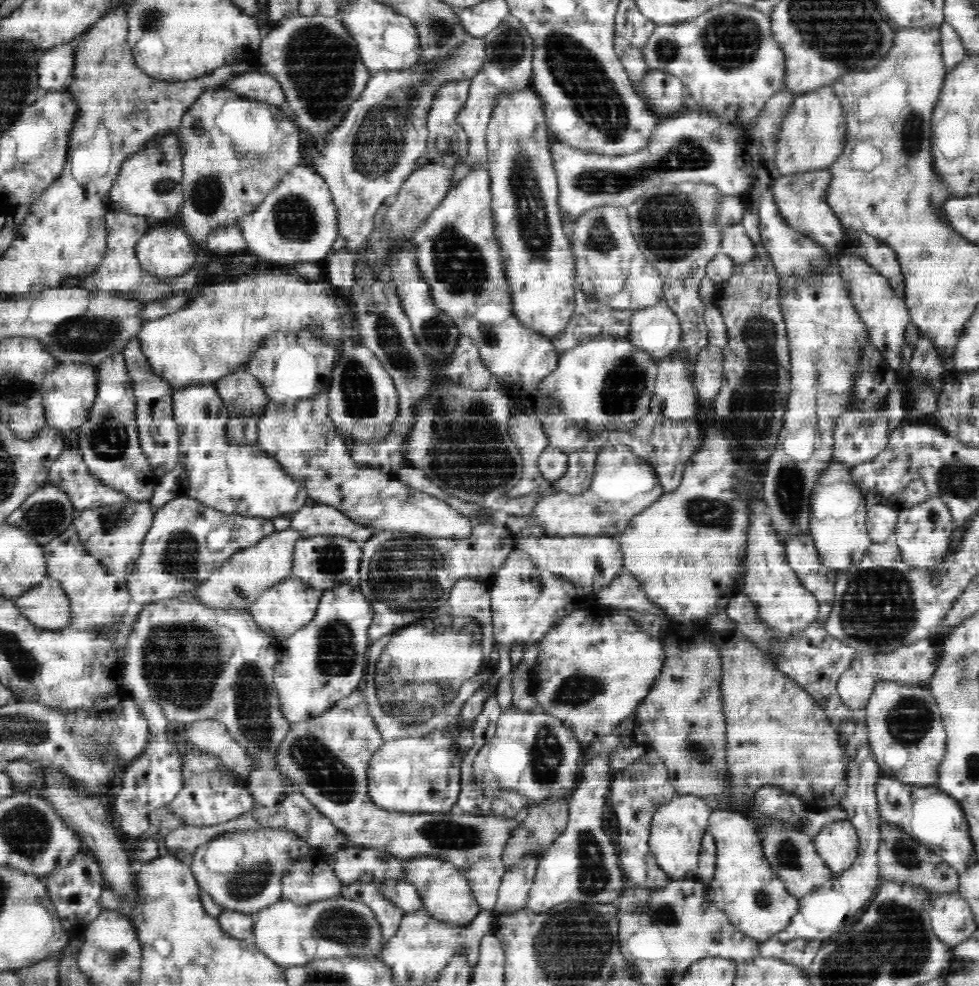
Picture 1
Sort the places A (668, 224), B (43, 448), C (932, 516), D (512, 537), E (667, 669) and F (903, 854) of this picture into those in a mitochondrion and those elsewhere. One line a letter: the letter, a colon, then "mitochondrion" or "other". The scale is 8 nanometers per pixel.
A: mitochondrion
B: other
C: mitochondrion
D: other
E: other
F: mitochondrion

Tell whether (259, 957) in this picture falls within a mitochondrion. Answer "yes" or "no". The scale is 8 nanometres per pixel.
no

